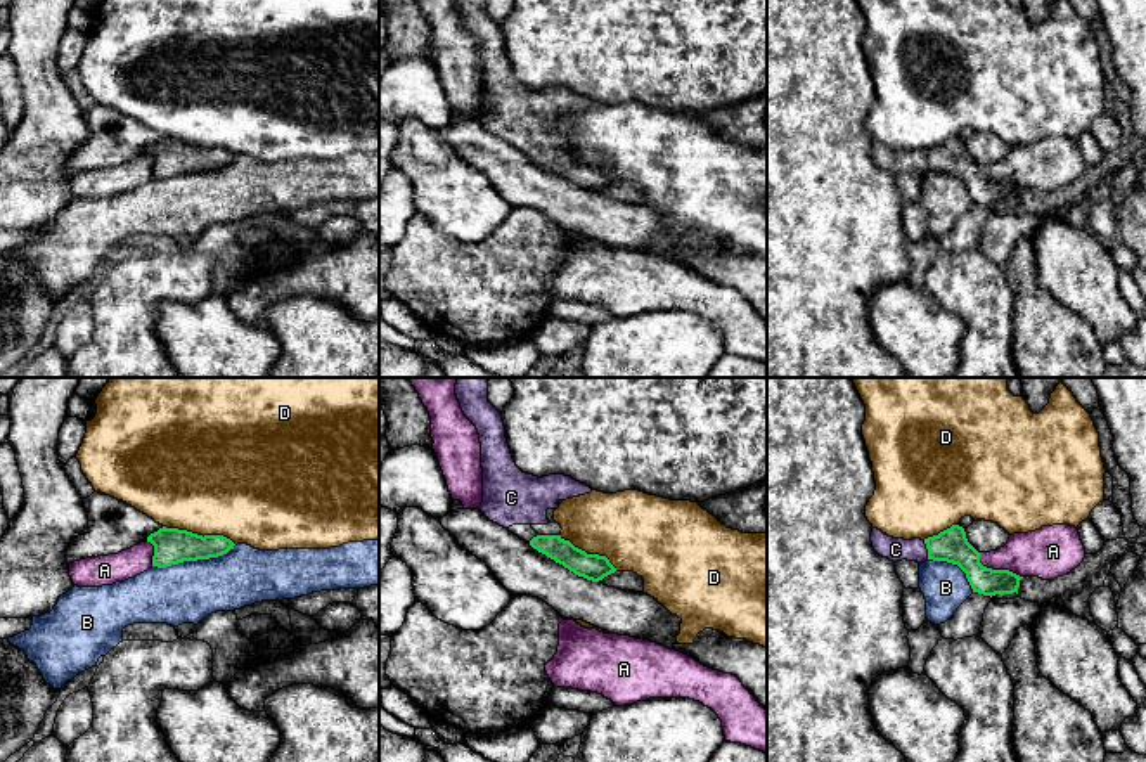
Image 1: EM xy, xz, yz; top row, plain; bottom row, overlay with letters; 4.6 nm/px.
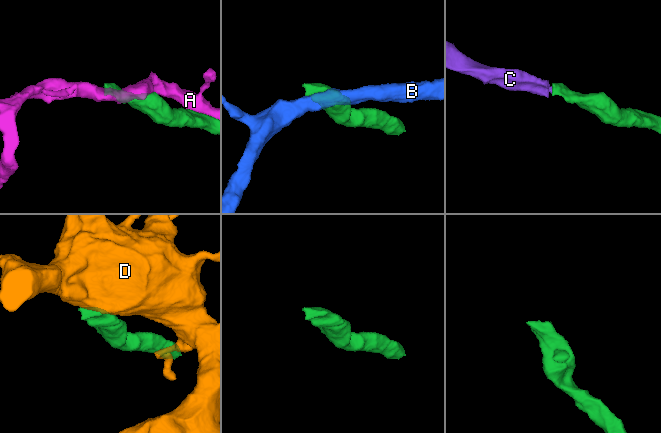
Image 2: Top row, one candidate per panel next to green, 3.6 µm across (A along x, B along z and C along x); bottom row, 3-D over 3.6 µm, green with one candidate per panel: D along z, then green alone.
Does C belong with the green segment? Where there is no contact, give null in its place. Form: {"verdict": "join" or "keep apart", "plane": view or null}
{"verdict": "join", "plane": "yz"}

